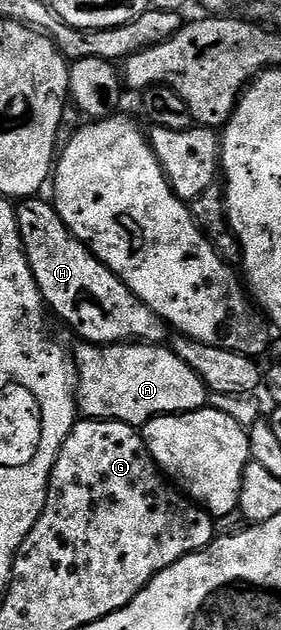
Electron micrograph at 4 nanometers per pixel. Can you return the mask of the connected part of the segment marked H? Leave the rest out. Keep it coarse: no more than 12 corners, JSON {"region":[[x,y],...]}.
{"region":[[48,200],[16,206],[41,298],[91,345],[167,326]]}

